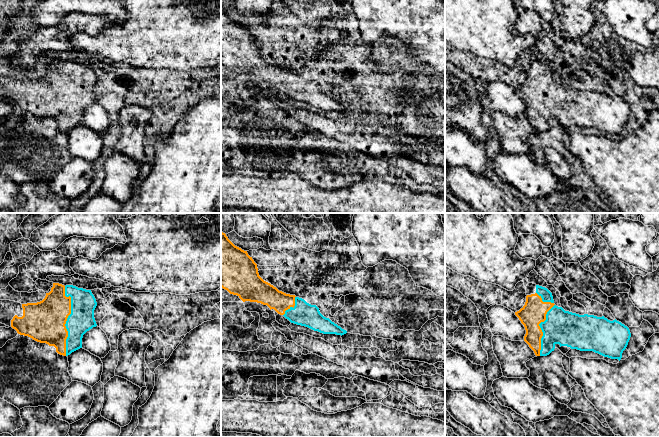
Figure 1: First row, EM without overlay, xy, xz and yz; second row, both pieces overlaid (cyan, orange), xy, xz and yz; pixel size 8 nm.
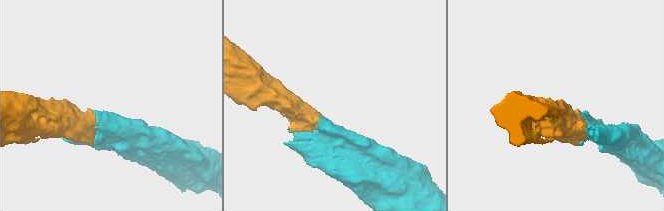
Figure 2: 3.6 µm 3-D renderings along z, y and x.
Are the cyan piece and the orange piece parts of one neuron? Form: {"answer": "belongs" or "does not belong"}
{"answer": "belongs"}

